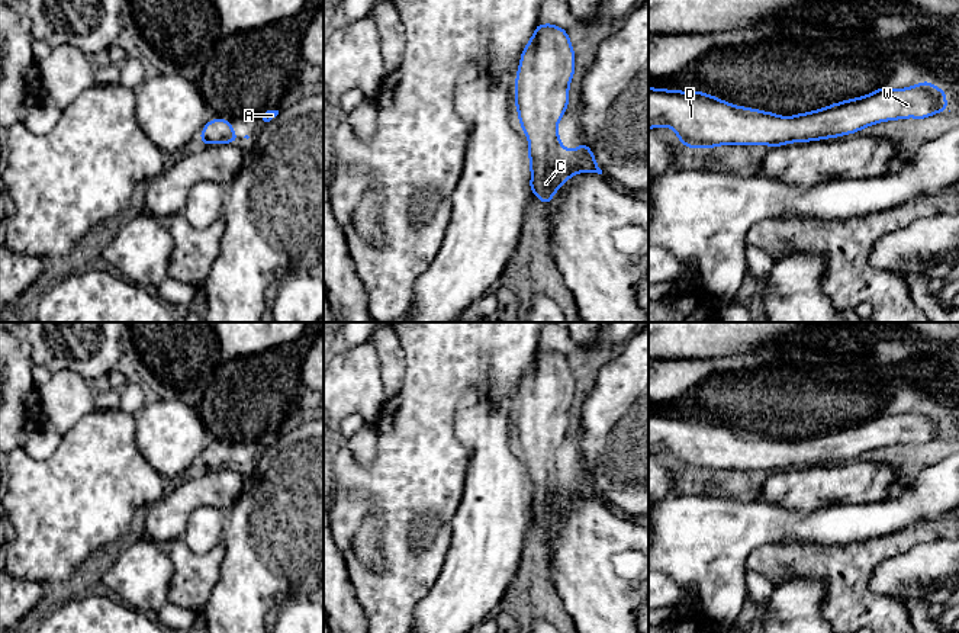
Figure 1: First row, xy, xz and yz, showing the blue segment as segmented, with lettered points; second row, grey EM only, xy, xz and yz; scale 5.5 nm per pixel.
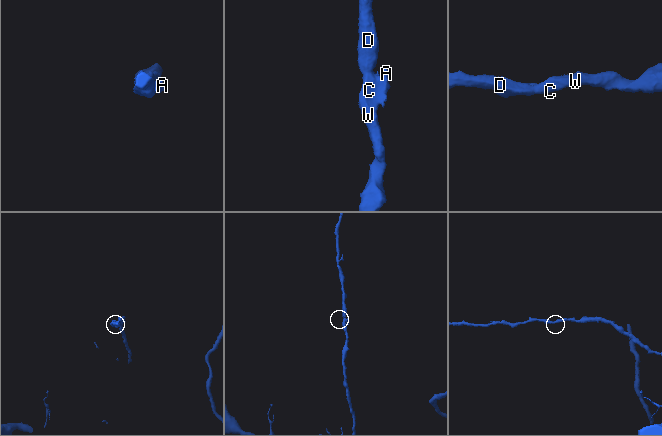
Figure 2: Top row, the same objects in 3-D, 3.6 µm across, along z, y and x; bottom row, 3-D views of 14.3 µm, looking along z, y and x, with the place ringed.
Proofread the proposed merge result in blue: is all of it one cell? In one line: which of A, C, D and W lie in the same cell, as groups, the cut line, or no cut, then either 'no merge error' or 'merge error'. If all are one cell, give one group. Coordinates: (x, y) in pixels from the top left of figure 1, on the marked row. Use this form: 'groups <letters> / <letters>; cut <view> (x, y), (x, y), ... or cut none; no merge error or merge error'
groups A C D W; cut none; no merge error

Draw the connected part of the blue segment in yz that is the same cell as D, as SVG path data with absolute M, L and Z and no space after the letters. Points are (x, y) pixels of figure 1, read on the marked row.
M930 81L897 90L882 86L879 90L862 97L783 118L770 112L734 106L701 91L689 93L649 87L649 128L672 128L679 141L688 148L712 148L731 144L765 144L772 148L789 142L807 142L855 134L885 121L898 121L902 118L924 119L942 110L949 110L946 93Z

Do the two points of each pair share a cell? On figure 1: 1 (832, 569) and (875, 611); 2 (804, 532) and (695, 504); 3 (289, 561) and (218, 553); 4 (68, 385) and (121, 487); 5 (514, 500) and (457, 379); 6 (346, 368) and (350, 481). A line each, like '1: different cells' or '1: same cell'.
1: same cell
2: same cell
3: different cells
4: different cells
5: different cells
6: different cells

